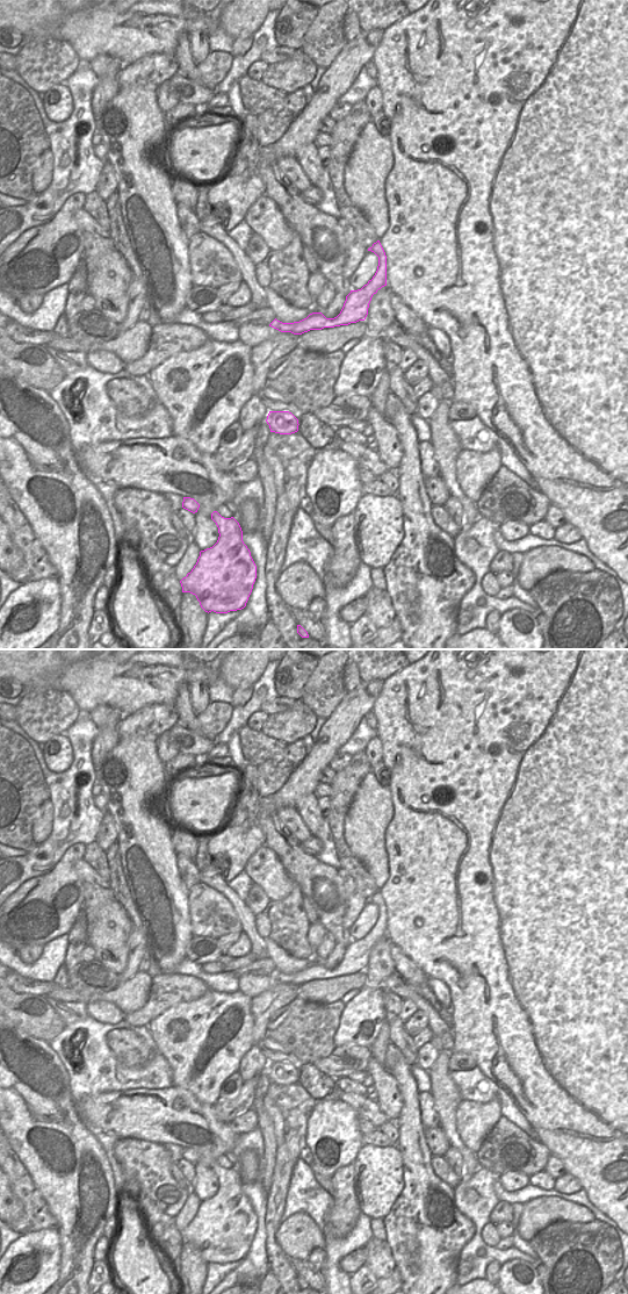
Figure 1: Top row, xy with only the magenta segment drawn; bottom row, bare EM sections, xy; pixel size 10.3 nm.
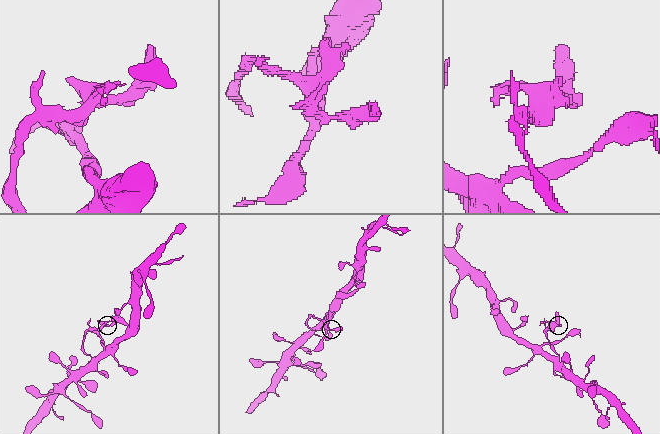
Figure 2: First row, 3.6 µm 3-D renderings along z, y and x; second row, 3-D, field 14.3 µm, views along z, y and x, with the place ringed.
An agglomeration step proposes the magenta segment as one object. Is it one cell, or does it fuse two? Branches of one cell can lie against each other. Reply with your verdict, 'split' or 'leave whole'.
leave whole

